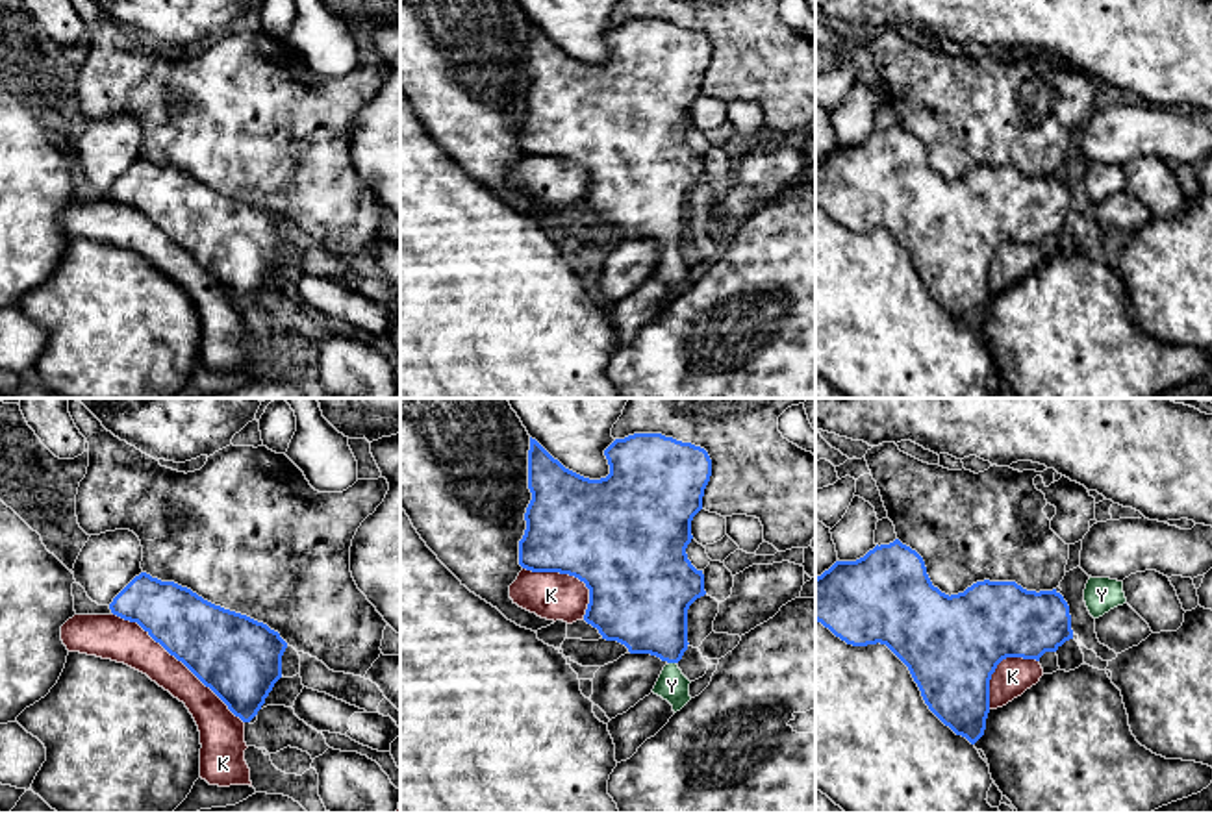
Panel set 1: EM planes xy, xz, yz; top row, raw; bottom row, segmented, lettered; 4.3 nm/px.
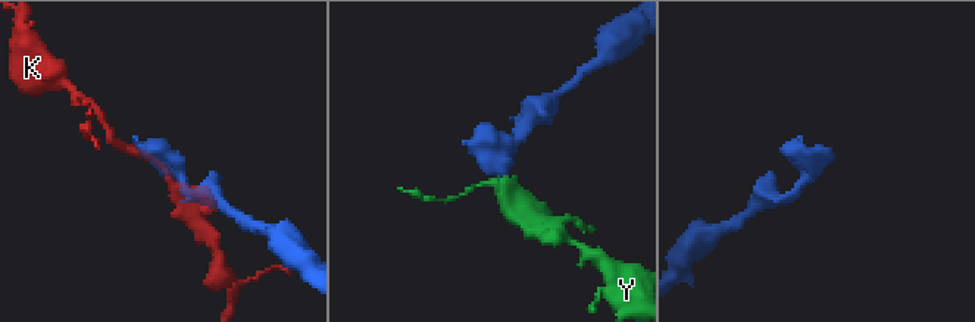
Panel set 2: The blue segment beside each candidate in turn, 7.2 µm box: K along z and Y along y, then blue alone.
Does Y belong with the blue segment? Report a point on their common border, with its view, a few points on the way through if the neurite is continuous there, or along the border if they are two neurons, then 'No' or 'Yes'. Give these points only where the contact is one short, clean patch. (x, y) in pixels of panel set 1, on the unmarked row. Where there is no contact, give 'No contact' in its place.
Touches blue at xz (673, 247). Path across: xz (647, 197), (666, 221), (673, 247), (671, 271). Yes

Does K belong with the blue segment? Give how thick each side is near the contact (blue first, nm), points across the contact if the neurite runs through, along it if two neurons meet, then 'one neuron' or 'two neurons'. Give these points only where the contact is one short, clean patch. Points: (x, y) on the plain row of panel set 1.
360 nm thick on the blue side, 180 nm on the other; two neurons

